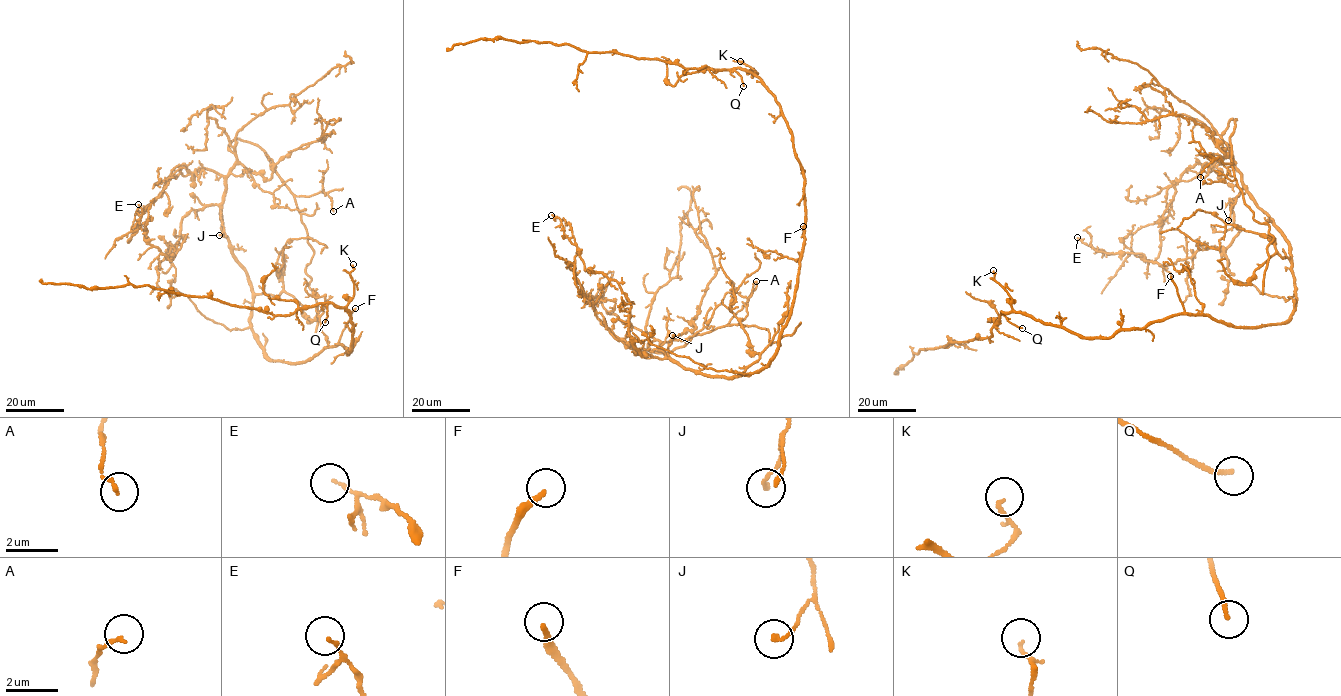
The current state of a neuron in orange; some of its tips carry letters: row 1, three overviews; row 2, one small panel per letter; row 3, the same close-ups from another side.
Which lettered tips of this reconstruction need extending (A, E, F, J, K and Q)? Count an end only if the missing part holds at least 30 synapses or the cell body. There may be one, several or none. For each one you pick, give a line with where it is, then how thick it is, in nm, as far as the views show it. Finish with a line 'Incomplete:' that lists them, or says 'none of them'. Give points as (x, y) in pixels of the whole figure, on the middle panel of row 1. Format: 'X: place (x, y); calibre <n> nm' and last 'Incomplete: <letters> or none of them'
F: place (803, 226); calibre 240 nm
Incomplete: F

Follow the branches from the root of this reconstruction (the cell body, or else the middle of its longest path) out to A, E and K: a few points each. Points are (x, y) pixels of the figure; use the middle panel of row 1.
A: (796, 287), (777, 352), (755, 373), (712, 378), (658, 340), (648, 349), (726, 325), (756, 281)
E: (796, 287), (768, 364), (708, 377), (635, 352), (641, 357), (629, 300), (617, 282), (585, 270), (551, 215)
K: (796, 287), (805, 222), (803, 170), (795, 152), (792, 132), (775, 96), (755, 71), (740, 61)

